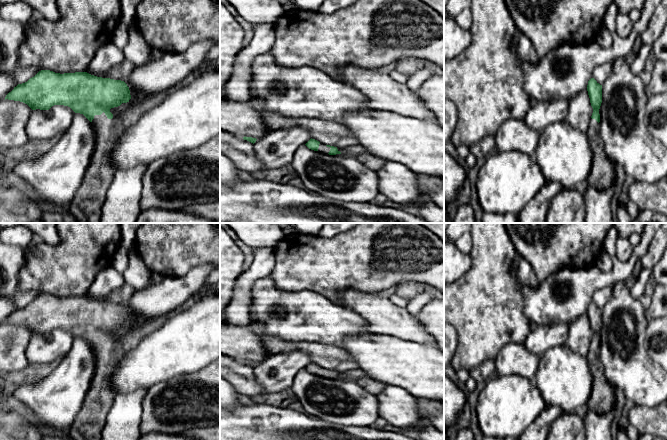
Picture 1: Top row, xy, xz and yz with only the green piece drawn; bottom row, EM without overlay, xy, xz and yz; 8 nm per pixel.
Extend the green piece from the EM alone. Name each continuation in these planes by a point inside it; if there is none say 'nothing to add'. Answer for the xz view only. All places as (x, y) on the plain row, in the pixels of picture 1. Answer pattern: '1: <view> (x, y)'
1: xz (322, 372)

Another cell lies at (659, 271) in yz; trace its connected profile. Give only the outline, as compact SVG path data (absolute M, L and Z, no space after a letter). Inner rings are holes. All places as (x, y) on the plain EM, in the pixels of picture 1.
M667 244L660 260L651 272L657 284L667 286Z

